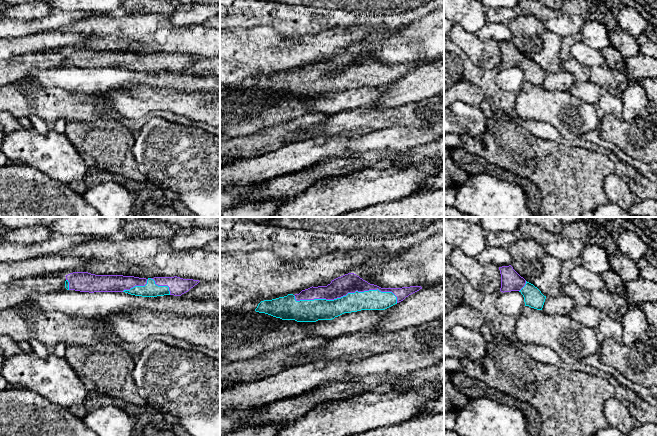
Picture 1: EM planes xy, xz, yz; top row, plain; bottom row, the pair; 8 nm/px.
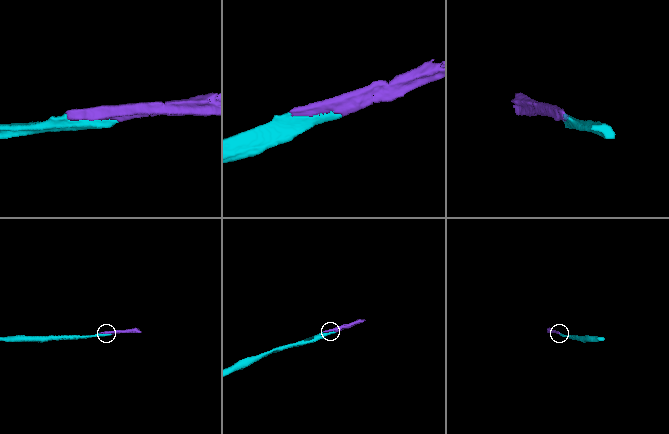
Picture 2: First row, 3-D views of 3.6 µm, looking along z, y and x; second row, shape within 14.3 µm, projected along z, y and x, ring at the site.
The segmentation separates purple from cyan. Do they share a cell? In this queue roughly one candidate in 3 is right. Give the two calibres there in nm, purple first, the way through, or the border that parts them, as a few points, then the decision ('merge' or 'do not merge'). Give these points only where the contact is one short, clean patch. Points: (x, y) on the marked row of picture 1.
160/180 nm | merge

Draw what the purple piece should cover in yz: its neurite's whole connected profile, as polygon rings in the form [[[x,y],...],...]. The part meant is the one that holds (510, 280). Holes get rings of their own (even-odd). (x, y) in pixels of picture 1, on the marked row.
[[[511,265],[499,267],[501,274],[501,292],[519,291],[523,297],[525,306],[542,310],[546,296],[521,277]]]

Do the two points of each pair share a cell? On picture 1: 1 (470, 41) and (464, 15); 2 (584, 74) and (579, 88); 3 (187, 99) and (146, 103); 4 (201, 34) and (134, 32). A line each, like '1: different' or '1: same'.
1: different
2: different
3: same
4: same

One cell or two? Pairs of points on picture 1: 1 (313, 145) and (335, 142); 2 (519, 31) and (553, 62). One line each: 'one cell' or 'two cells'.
1: one cell
2: one cell

